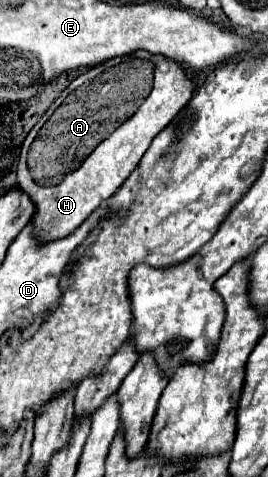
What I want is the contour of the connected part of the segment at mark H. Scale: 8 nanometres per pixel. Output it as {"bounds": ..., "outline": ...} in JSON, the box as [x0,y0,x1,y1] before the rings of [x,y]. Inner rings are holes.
{"bounds":[17,55,197,241],"outline":[[[155,55],[155,75],[151,83],[151,95],[139,103],[139,111],[135,111],[127,123],[119,123],[119,127],[115,127],[115,131],[111,131],[111,135],[107,135],[107,139],[103,139],[103,143],[99,143],[99,147],[95,147],[95,151],[91,151],[91,155],[87,155],[87,159],[83,159],[83,163],[79,163],[79,167],[71,171],[67,179],[63,179],[63,183],[55,183],[55,187],[39,187],[39,183],[31,179],[31,171],[17,171],[19,189],[25,191],[37,205],[33,227],[41,241],[53,241],[69,235],[103,201],[107,201],[139,165],[153,137],[173,121],[173,117],[191,101],[193,91],[197,89],[195,81],[185,73],[185,69],[163,55]]]}

